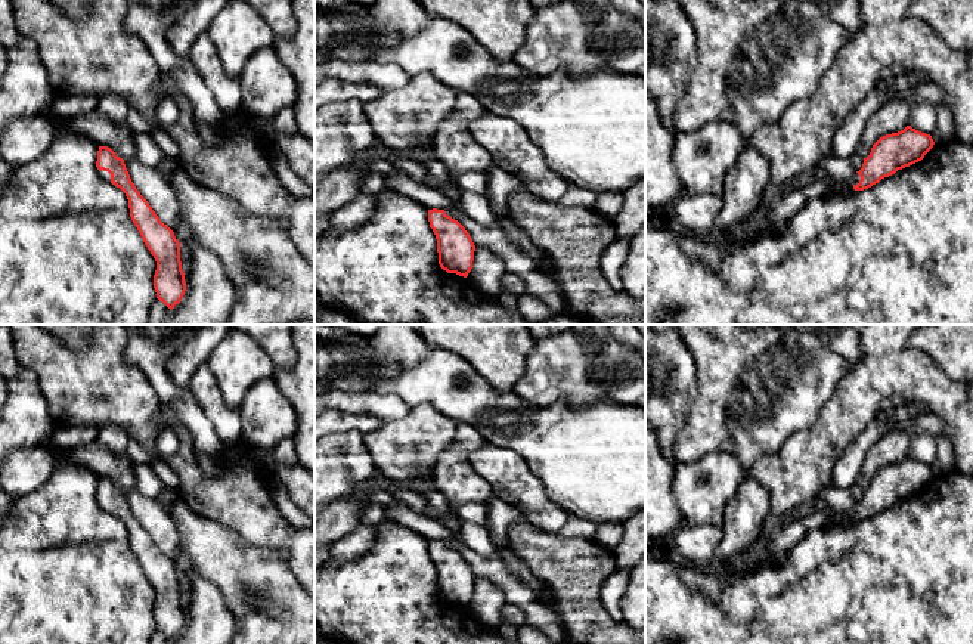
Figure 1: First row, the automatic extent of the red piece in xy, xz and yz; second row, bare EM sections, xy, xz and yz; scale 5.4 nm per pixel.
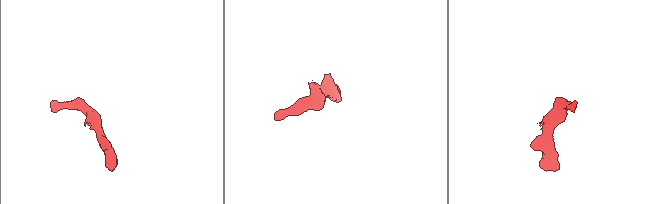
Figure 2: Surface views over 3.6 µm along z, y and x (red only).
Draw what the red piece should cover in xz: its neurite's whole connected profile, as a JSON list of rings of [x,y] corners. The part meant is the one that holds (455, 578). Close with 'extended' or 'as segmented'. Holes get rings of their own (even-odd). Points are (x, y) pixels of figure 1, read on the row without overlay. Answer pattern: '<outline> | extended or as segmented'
[[[428,541],[428,552],[437,570],[440,598],[447,604],[467,609],[472,600],[475,582],[470,564],[444,541]]] | as segmented

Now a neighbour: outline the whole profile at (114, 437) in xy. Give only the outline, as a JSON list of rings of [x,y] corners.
[[[115,424],[102,425],[96,440],[117,455],[127,455],[130,436]]]

